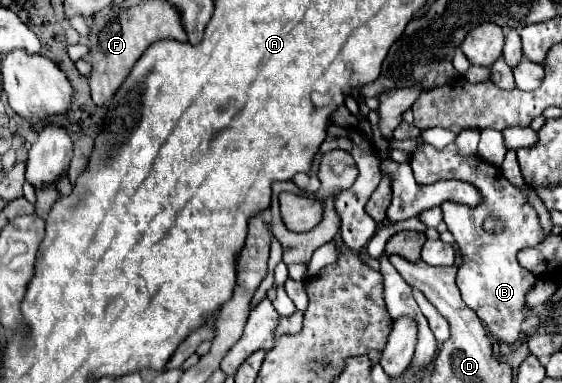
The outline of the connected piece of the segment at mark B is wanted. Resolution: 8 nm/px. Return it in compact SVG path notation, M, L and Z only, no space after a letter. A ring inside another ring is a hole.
M423 144L409 162L413 166L418 184L432 184L440 179L454 178L473 184L481 192L483 204L475 208L453 202L441 204L443 220L463 254L463 264L459 266L457 274L457 286L461 290L463 302L481 318L481 322L485 322L487 330L497 342L517 342L521 336L521 324L529 312L525 296L537 284L537 276L519 266L517 252L527 246L537 246L545 238L545 232L541 230L537 220L537 212L527 204L523 192L503 178L497 166L491 166L477 156L459 156L455 144L449 144L443 150L435 150L433 146ZM485 218L497 218L503 230L493 234L485 232Z

